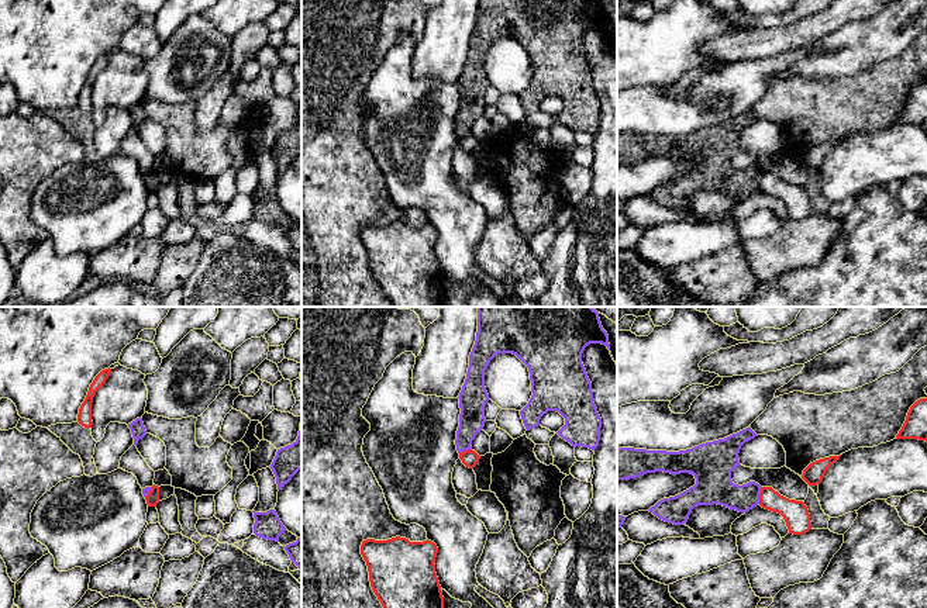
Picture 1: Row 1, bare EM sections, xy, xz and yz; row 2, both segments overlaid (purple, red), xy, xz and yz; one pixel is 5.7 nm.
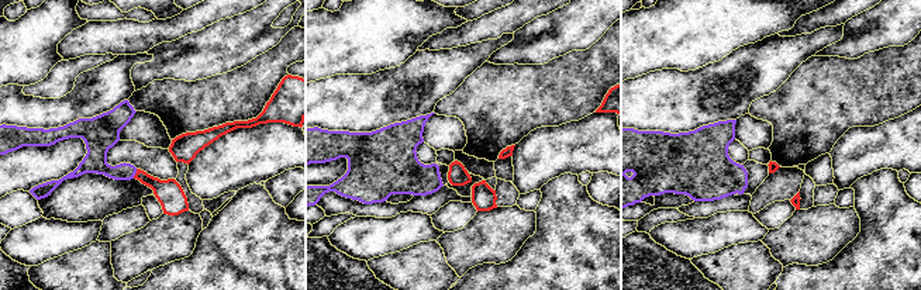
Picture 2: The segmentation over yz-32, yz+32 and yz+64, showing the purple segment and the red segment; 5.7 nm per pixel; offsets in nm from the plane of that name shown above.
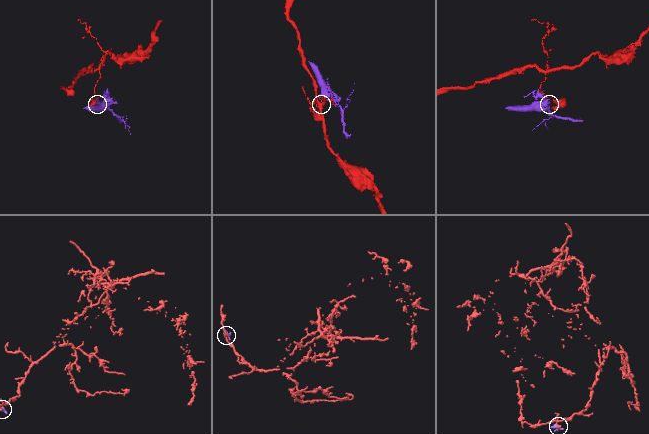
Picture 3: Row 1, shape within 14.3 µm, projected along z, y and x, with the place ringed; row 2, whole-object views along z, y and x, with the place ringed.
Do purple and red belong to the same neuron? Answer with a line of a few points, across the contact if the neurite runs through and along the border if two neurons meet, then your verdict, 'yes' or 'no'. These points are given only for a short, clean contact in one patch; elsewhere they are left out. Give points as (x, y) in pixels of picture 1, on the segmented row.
yz (762, 487), (758, 503) | no

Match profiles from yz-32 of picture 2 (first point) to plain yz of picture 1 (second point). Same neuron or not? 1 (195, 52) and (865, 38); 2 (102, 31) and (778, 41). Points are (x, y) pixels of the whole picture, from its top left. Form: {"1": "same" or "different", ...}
{"1": "same", "2": "same"}

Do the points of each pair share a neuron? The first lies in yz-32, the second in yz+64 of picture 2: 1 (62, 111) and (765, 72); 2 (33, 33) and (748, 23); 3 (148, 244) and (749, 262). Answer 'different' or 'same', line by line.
1: same
2: same
3: different

